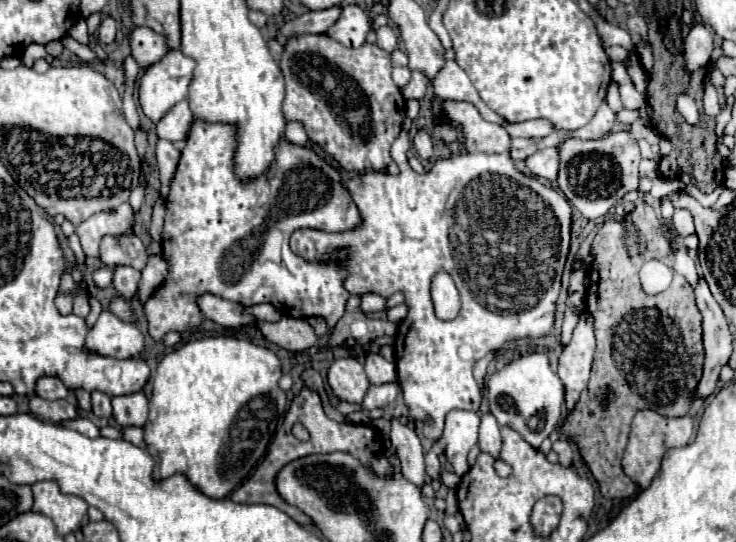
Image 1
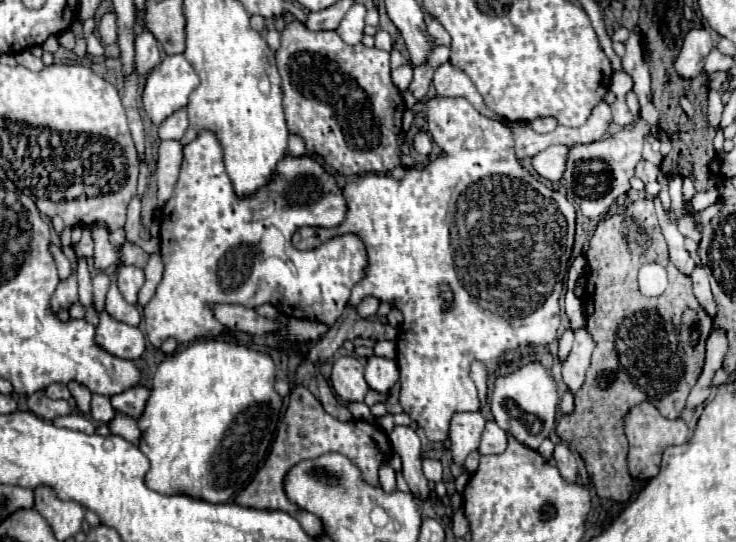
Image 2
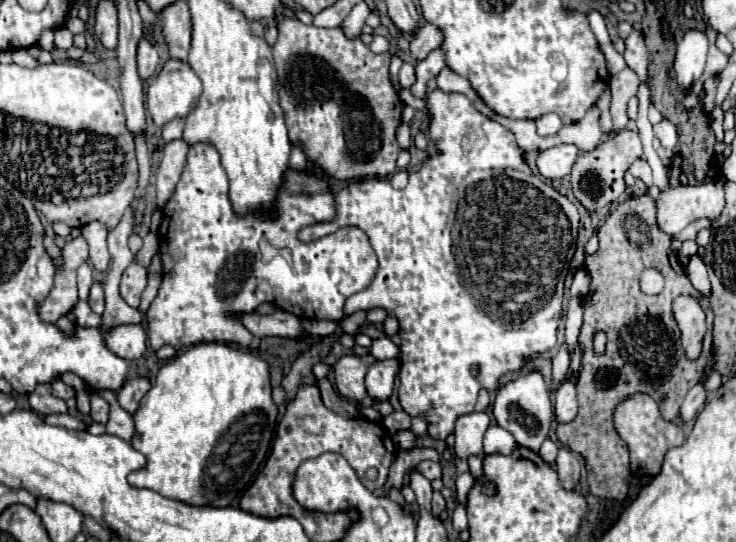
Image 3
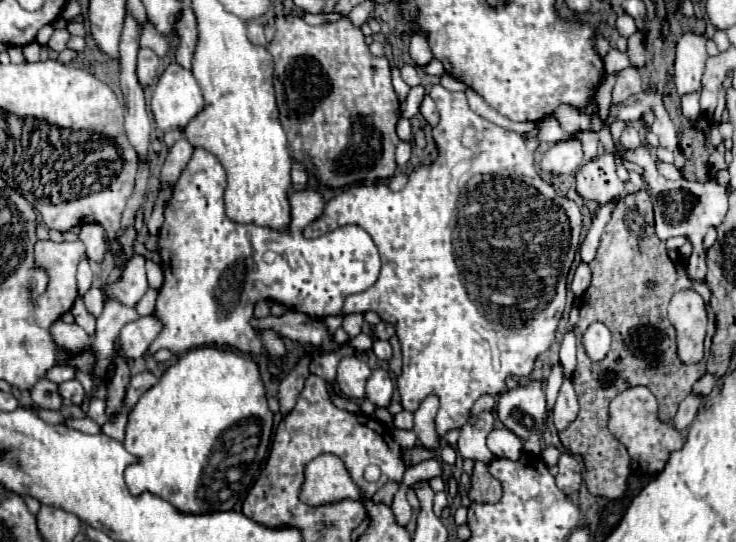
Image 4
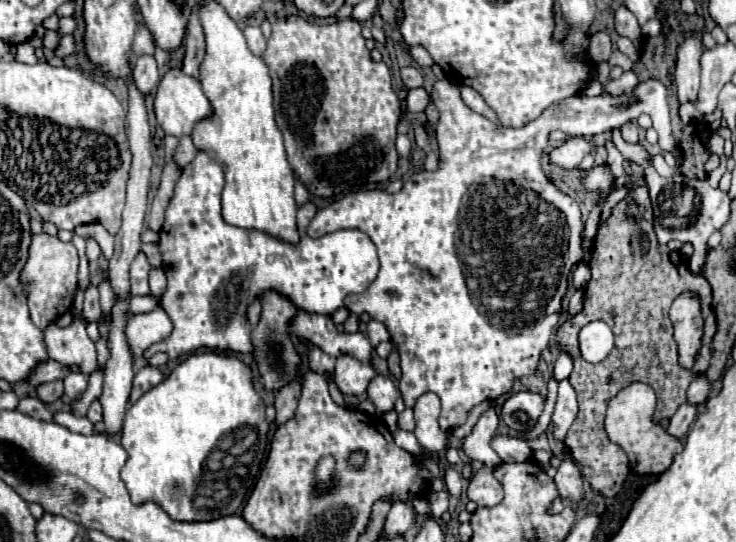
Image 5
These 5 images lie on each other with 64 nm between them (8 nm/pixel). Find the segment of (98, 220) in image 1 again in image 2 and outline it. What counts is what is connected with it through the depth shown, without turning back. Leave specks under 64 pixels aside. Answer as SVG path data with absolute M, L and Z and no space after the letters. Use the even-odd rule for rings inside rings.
M84 228L80 242L74 244L74 256L76 256L76 260L80 260L80 258L90 258L90 256L92 256L92 250L94 250L92 236L90 236L90 232Z

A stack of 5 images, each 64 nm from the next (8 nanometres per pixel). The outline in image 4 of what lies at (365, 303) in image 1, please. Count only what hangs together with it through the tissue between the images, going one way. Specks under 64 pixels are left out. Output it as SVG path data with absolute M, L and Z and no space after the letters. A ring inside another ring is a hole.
M348 314L348 316L344 316L342 328L348 332L348 336L356 336L356 334L360 334L362 324L364 324L362 314Z

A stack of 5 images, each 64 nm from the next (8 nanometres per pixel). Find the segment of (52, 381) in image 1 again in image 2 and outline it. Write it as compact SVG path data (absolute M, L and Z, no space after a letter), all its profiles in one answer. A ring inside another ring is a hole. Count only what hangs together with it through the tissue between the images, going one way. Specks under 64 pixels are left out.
M50 384L44 392L48 398L64 398L64 400L70 398L70 390L64 384Z

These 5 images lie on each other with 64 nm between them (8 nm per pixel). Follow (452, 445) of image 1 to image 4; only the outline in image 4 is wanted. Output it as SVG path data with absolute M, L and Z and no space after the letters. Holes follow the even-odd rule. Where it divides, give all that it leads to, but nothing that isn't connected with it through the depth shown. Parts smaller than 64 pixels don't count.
M482 412L478 416L472 416L460 430L460 440L458 440L458 452L464 458L480 460L484 464L490 464L496 456L486 446L488 432L494 428L494 414L492 412Z

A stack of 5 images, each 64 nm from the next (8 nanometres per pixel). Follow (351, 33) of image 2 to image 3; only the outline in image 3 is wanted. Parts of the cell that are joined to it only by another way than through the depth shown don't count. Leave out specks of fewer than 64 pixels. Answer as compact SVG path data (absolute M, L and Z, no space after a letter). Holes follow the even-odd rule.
M366 2L356 4L356 6L352 8L352 12L346 16L346 20L342 22L344 32L346 32L350 38L360 36L362 26L364 26L364 22L366 22L366 16L368 16L368 14L370 14L370 8L368 8L368 4L366 4Z

